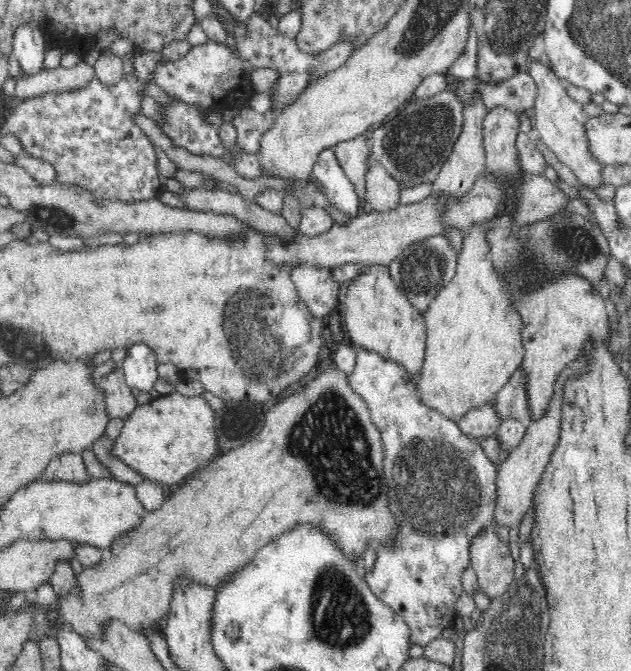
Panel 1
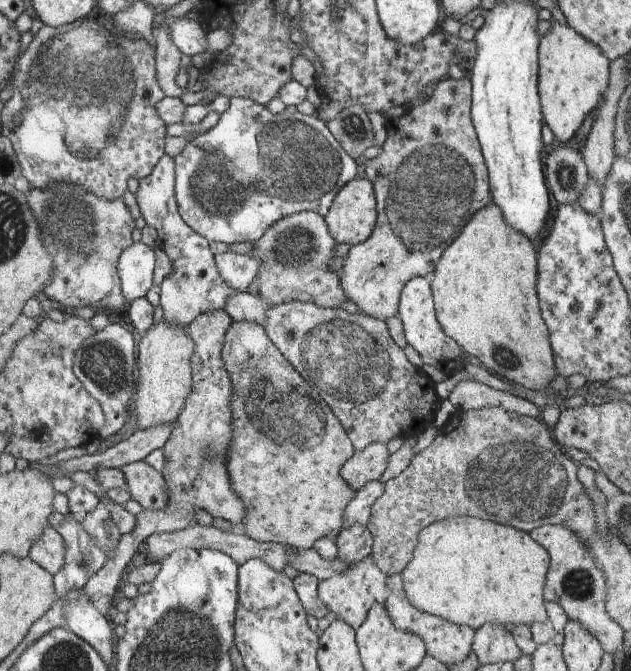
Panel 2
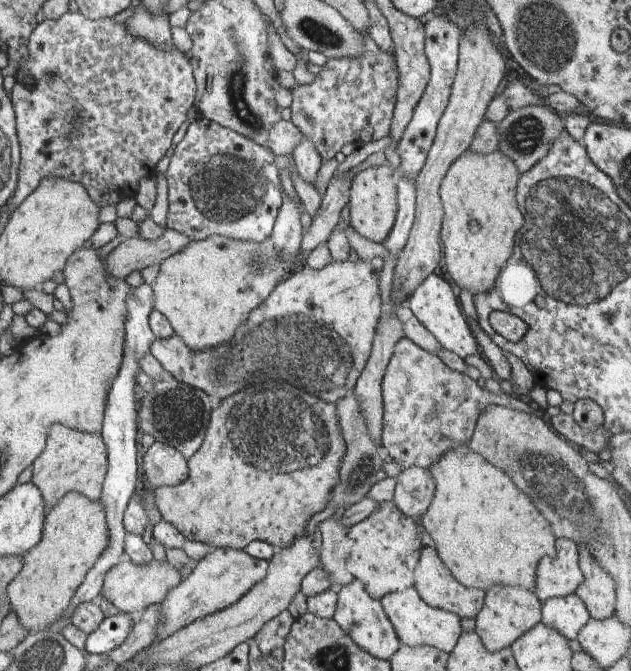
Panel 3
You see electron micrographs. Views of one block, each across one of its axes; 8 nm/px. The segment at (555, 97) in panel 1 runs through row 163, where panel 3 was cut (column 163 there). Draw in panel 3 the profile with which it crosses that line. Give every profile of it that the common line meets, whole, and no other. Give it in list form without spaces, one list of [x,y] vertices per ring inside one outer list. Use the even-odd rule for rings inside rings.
[[[128,558],[122,559],[119,563],[109,568],[103,576],[99,598],[105,598],[114,608],[121,612],[130,612],[138,609],[145,609],[151,604],[160,603],[168,595],[171,588],[175,588],[181,581],[179,570],[169,566],[167,561],[159,564],[155,559],[147,566],[137,566]]]

